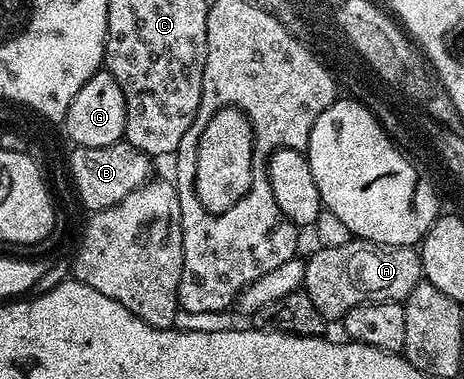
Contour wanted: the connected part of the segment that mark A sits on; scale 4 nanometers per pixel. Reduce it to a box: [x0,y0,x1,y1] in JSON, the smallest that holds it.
[302,238,423,321]

